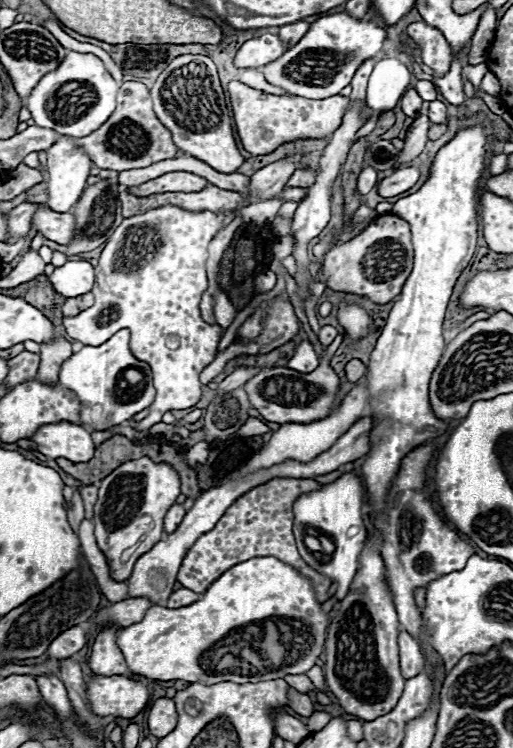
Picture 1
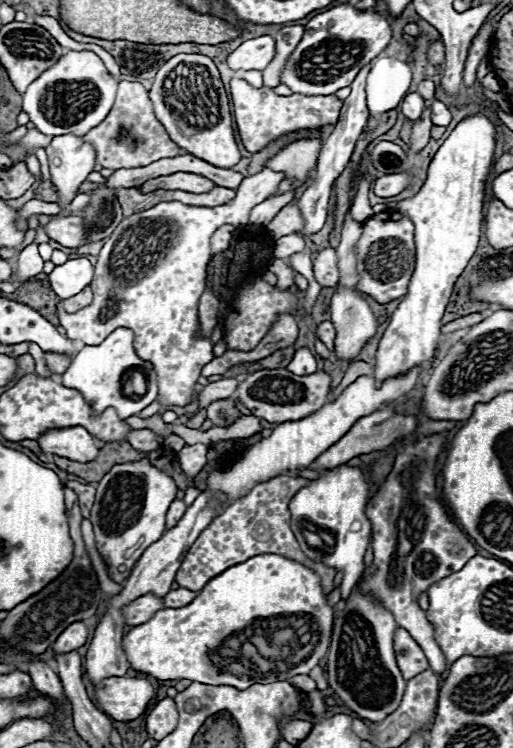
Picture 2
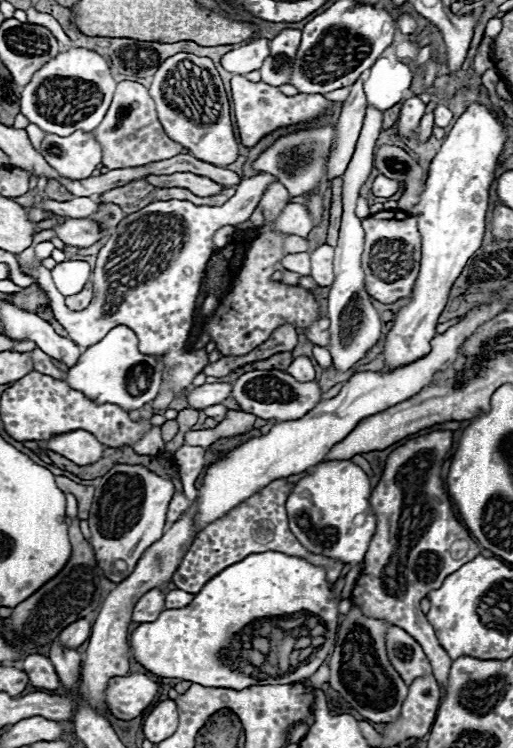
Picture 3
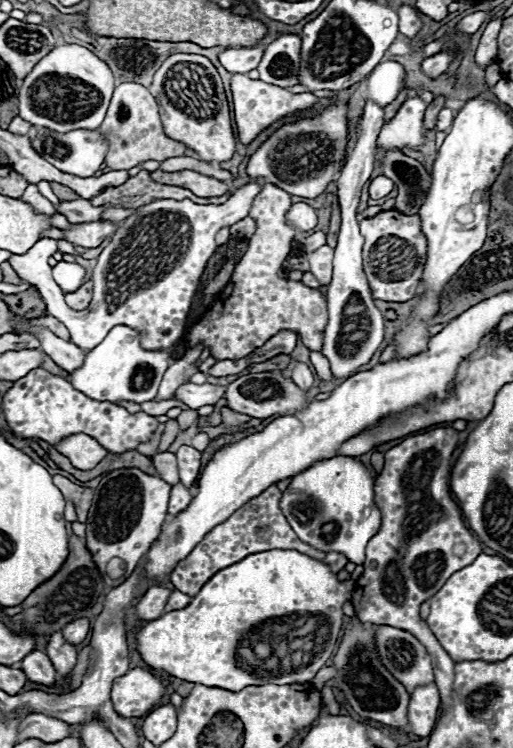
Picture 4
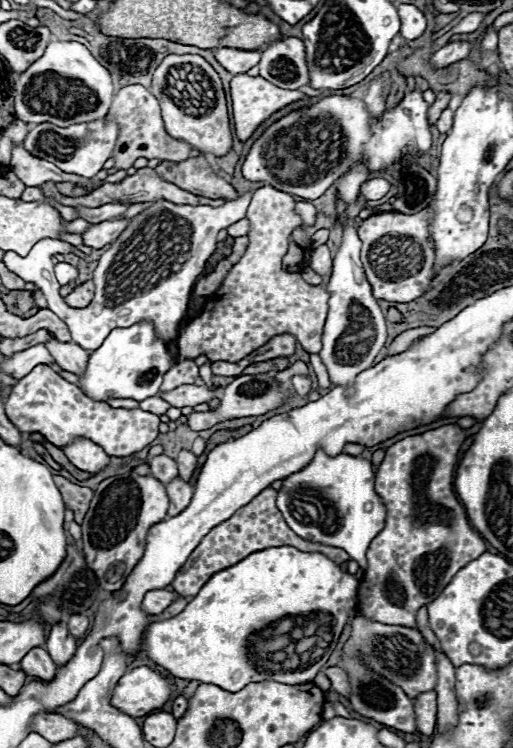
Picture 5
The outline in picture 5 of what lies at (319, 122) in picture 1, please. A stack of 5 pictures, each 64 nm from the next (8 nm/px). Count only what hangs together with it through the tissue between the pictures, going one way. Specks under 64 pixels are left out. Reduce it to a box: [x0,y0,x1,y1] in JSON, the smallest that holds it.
[230,74,304,142]

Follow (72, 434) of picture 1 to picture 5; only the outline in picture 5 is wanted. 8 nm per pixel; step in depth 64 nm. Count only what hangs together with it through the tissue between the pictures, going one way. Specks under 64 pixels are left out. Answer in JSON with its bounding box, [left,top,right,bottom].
[62,438,110,476]

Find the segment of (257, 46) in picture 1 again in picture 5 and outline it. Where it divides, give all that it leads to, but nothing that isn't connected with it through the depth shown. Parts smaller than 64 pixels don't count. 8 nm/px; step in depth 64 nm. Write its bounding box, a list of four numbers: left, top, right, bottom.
[214,48,260,72]

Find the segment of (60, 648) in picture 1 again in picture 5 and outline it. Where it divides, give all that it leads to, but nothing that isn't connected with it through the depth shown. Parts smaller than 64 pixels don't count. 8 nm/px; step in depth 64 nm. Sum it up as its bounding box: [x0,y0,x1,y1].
[68,614,90,638]

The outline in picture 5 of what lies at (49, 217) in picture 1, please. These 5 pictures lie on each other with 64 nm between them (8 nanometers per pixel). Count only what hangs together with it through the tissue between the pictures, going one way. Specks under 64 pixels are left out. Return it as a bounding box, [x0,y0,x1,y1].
[82,220,130,248]

